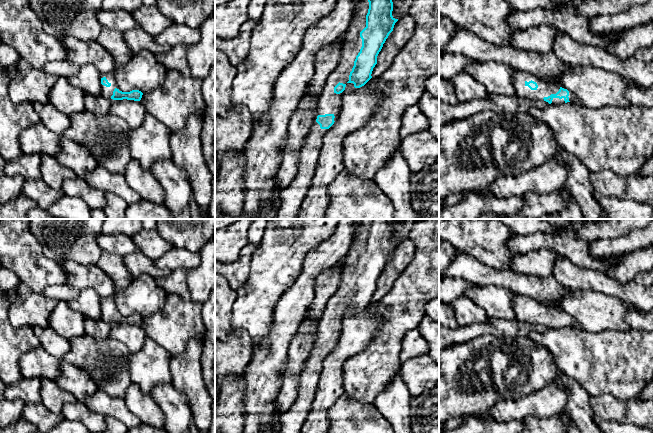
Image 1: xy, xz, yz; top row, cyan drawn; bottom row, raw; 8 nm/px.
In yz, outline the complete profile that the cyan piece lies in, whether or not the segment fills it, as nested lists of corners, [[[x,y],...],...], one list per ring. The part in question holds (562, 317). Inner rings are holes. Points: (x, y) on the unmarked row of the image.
[[[516,294],[513,302],[517,320],[532,324],[544,324],[549,328],[572,326],[578,328],[578,322],[558,307],[544,305],[522,294]]]

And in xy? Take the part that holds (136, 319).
[[[114,296],[101,299],[101,320],[106,323],[110,323],[112,325],[123,323],[140,325],[142,319],[143,317],[139,314],[122,316],[115,306]]]

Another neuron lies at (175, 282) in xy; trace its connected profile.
[[[177,269],[169,271],[166,276],[156,278],[157,285],[168,294],[177,294],[185,301],[191,300],[191,293],[187,282],[187,271]]]

